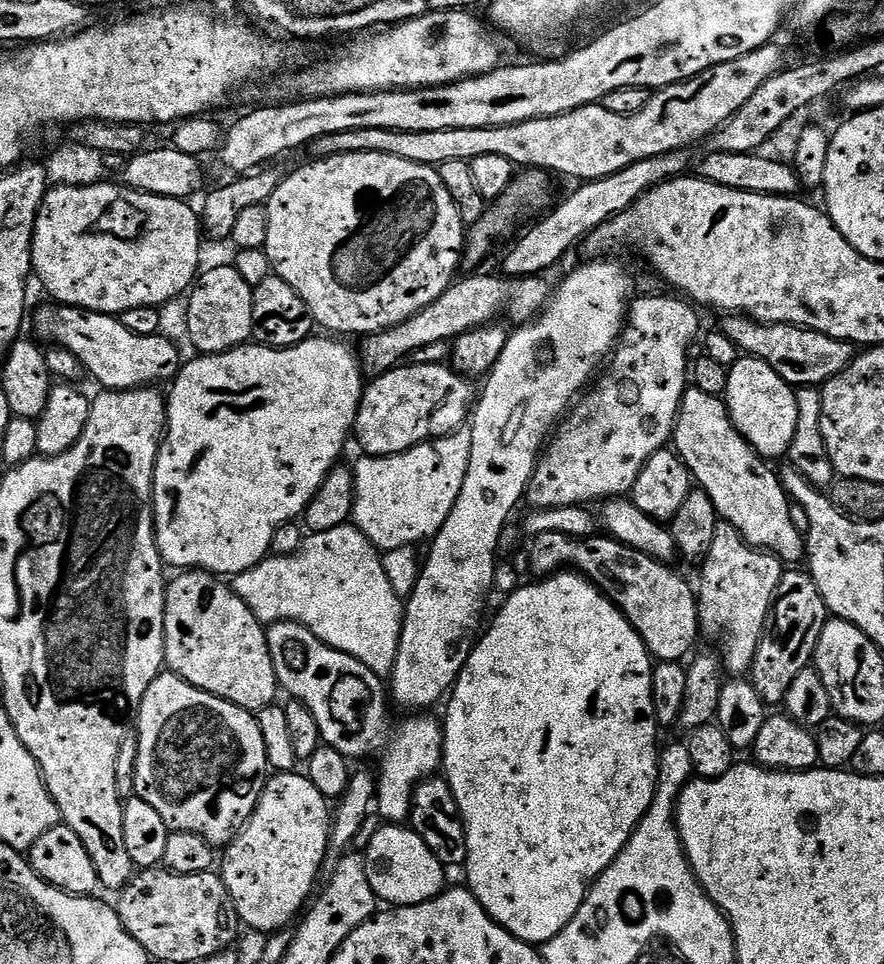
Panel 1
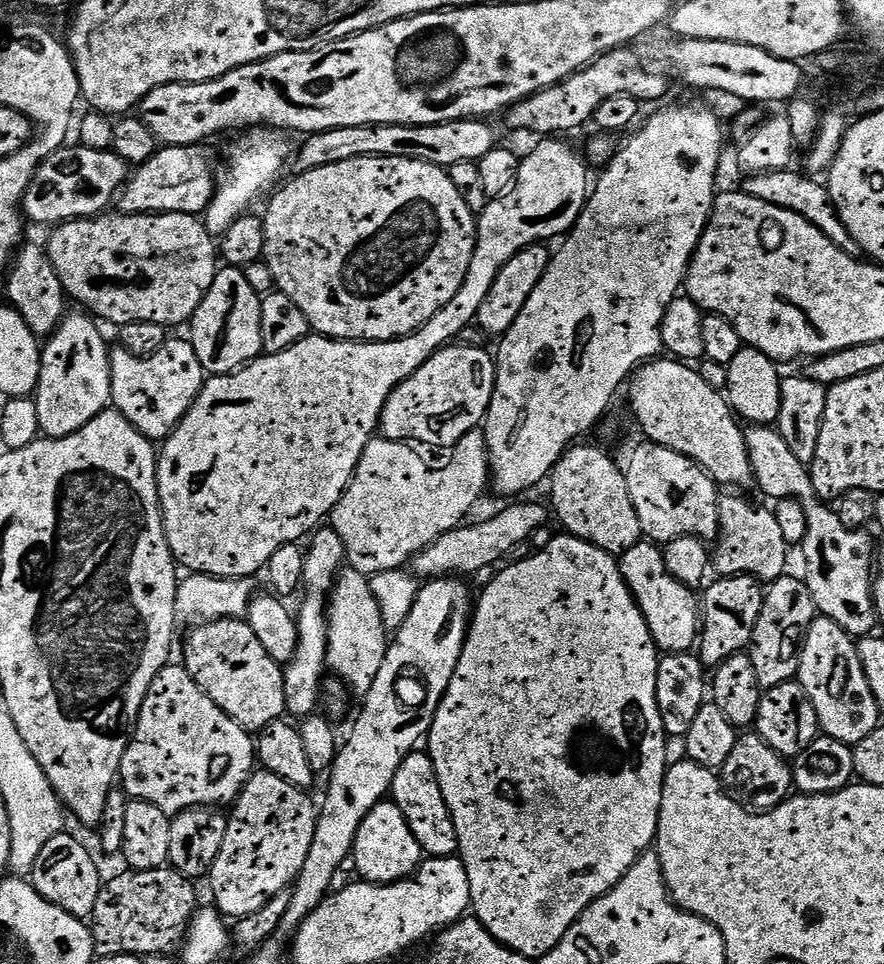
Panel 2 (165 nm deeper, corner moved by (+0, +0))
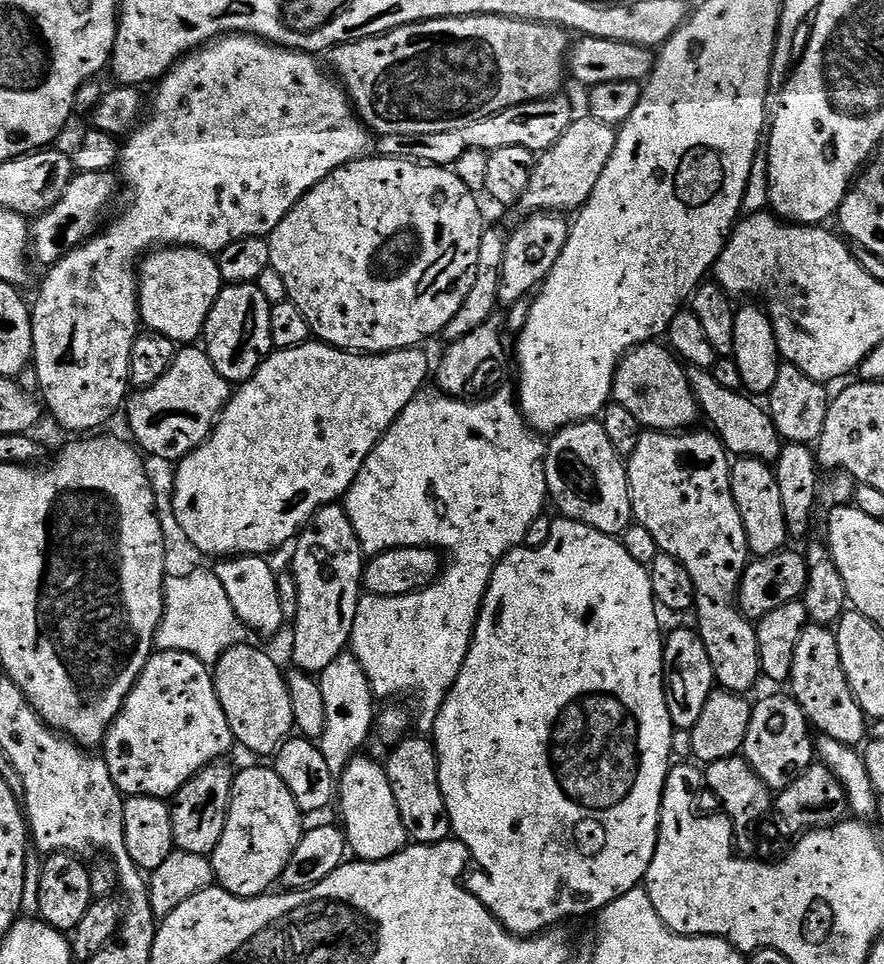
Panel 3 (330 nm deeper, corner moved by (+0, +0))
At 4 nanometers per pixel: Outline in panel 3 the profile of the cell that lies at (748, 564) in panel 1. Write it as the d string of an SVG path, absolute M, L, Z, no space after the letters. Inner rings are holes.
M741 456L731 465L730 471L734 502L738 506L738 514L742 514L749 553L759 558L781 551L787 545L784 543L789 543L790 537L773 465L753 456Z

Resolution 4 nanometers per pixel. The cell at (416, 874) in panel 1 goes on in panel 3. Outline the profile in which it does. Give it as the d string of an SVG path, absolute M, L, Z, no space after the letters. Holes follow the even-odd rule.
M357 754L338 776L338 804L344 819L342 831L351 855L357 861L385 860L404 851L409 843L406 826L398 814L398 802L394 802L394 790L390 790L390 778L384 772L381 761L371 760L365 754Z

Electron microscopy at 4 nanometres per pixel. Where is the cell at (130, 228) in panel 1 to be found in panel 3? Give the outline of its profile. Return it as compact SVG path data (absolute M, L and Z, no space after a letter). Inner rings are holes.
M161 246L148 253L138 265L138 303L143 327L173 340L178 346L188 346L201 339L204 323L218 298L222 281L215 259L198 248Z

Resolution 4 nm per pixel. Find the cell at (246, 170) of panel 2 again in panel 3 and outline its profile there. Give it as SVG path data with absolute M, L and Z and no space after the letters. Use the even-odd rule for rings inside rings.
M229 34L218 36L201 44L195 52L180 57L176 64L155 85L156 93L152 96L152 116L148 121L137 123L128 133L118 152L118 176L122 181L122 200L124 209L100 231L84 241L71 252L62 257L57 264L51 265L40 284L40 293L36 296L36 305L31 305L32 314L32 360L38 372L40 383L39 395L47 415L56 419L71 434L90 434L107 425L112 415L125 407L126 397L130 392L128 371L130 370L130 350L142 328L140 306L138 303L138 265L149 252L161 246L179 246L181 248L198 248L209 254L219 254L230 242L238 238L251 236L267 237L276 229L278 222L312 187L322 182L335 168L341 168L352 160L359 160L369 151L369 129L360 123L349 99L348 93L320 64L315 55L307 52L296 52L292 48L280 48L258 36L241 36Z

